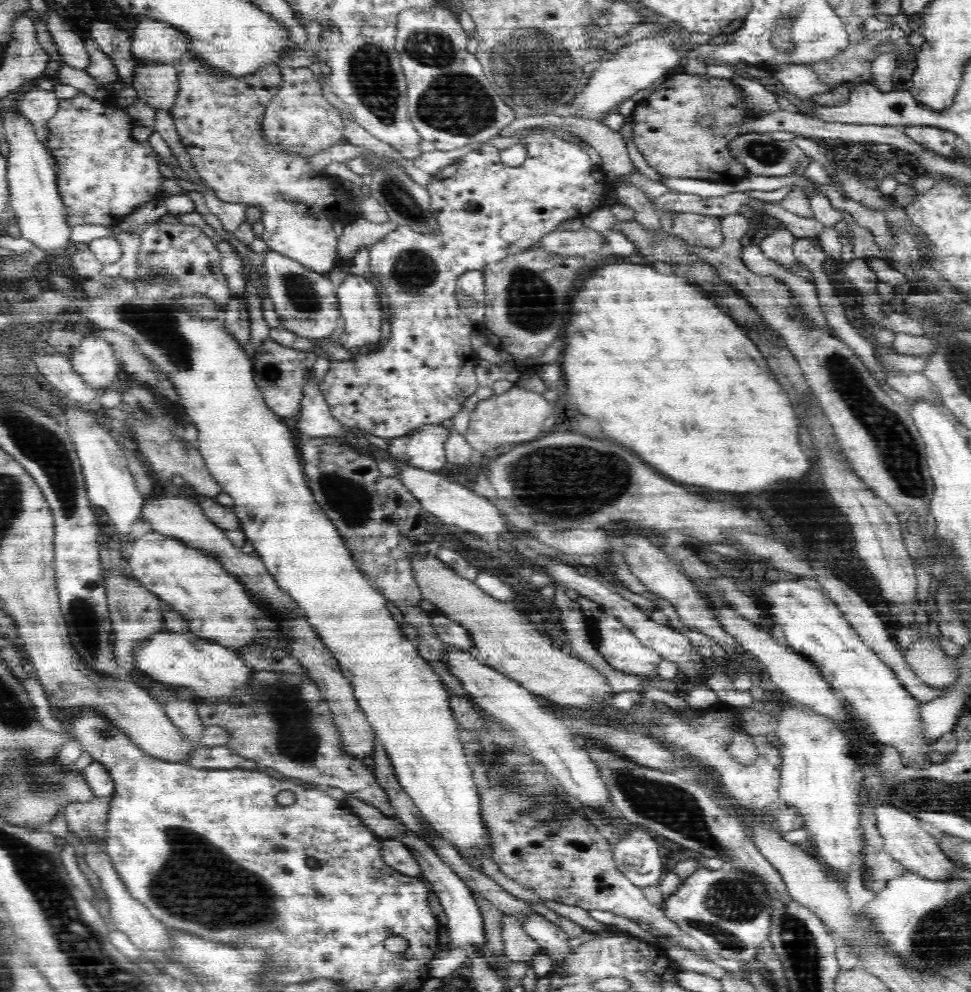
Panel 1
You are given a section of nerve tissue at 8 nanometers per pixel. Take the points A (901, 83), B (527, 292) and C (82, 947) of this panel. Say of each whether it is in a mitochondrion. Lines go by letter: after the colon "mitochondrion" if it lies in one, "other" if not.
A: other
B: mitochondrion
C: mitochondrion

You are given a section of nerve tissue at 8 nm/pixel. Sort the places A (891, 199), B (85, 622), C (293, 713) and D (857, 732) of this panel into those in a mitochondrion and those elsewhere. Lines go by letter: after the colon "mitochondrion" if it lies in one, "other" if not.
A: other
B: mitochondrion
C: mitochondrion
D: other

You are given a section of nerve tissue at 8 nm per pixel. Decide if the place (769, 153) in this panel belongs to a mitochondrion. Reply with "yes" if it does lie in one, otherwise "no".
yes

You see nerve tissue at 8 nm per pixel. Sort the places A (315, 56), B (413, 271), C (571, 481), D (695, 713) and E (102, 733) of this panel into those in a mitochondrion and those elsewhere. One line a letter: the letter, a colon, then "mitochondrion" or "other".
A: other
B: mitochondrion
C: mitochondrion
D: other
E: mitochondrion

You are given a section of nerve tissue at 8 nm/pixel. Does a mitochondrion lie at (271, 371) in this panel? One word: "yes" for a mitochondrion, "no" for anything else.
yes

